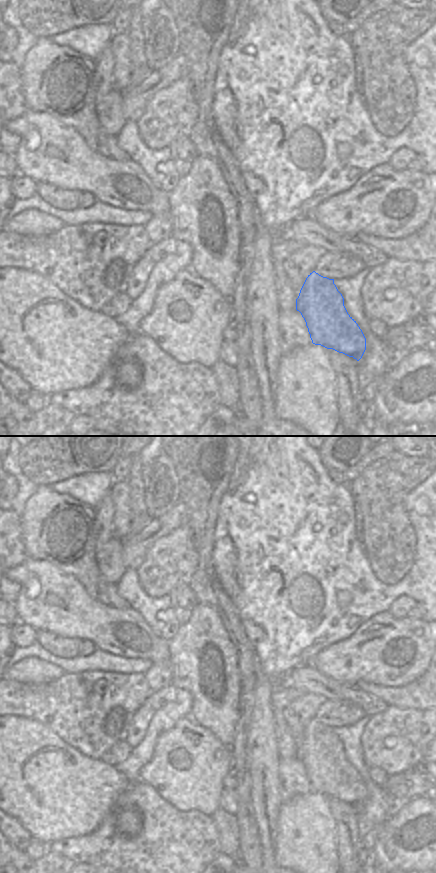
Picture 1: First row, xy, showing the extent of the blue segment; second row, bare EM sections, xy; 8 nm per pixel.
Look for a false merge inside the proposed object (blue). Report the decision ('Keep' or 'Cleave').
Cleave.

